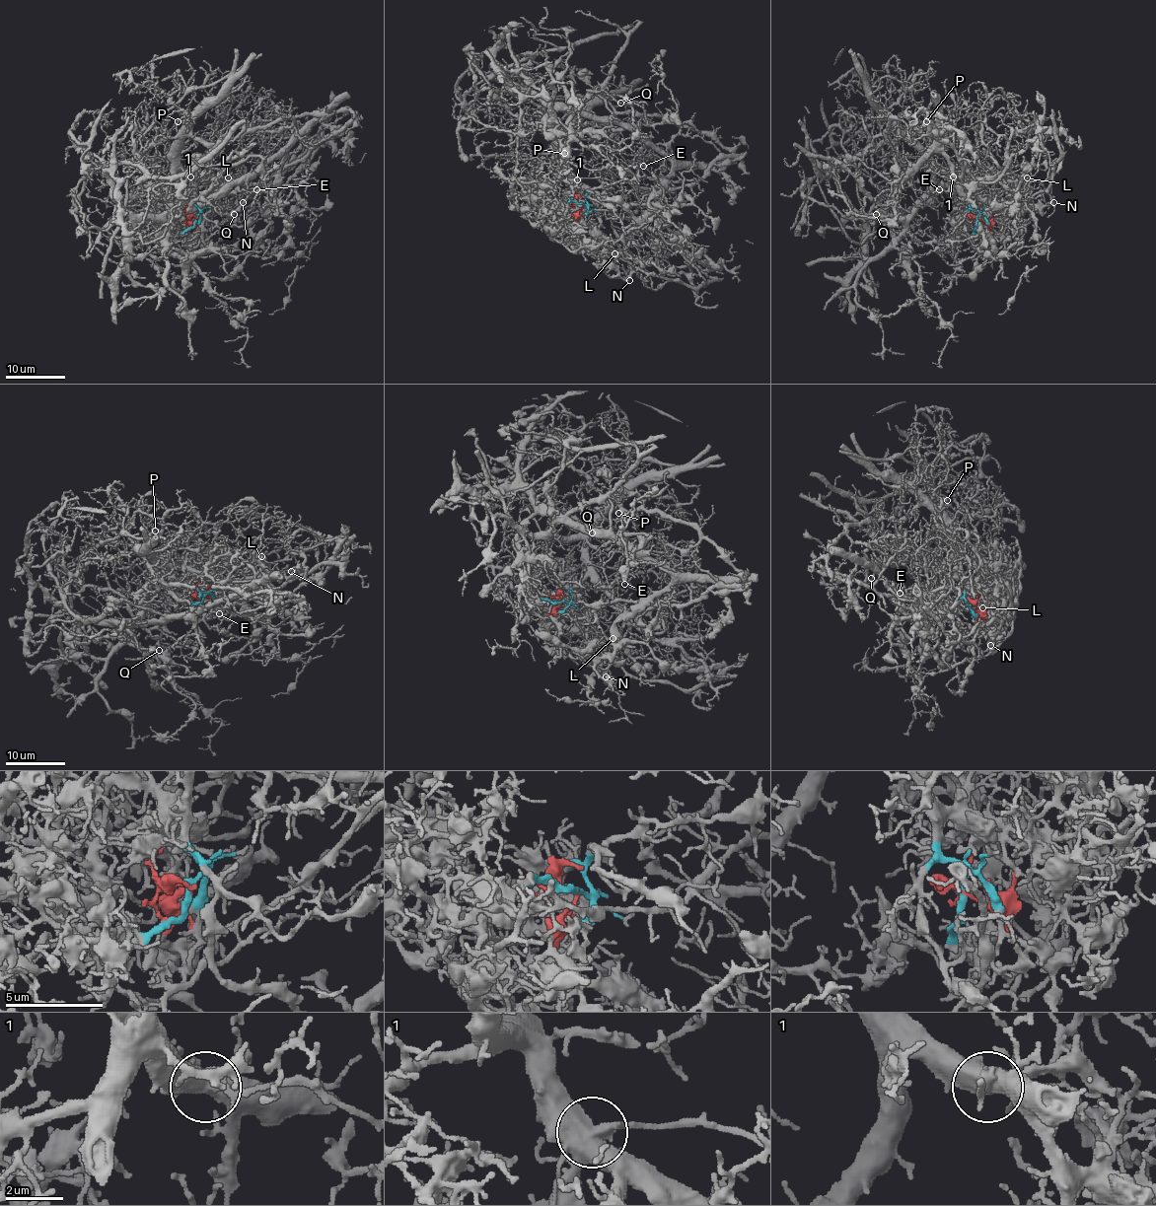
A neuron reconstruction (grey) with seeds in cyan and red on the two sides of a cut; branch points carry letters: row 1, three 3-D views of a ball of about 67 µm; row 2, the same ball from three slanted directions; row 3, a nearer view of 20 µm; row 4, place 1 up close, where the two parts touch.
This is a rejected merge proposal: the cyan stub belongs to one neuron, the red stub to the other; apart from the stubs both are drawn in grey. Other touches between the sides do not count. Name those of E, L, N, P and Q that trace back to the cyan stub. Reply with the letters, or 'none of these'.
E, L, P, Q

